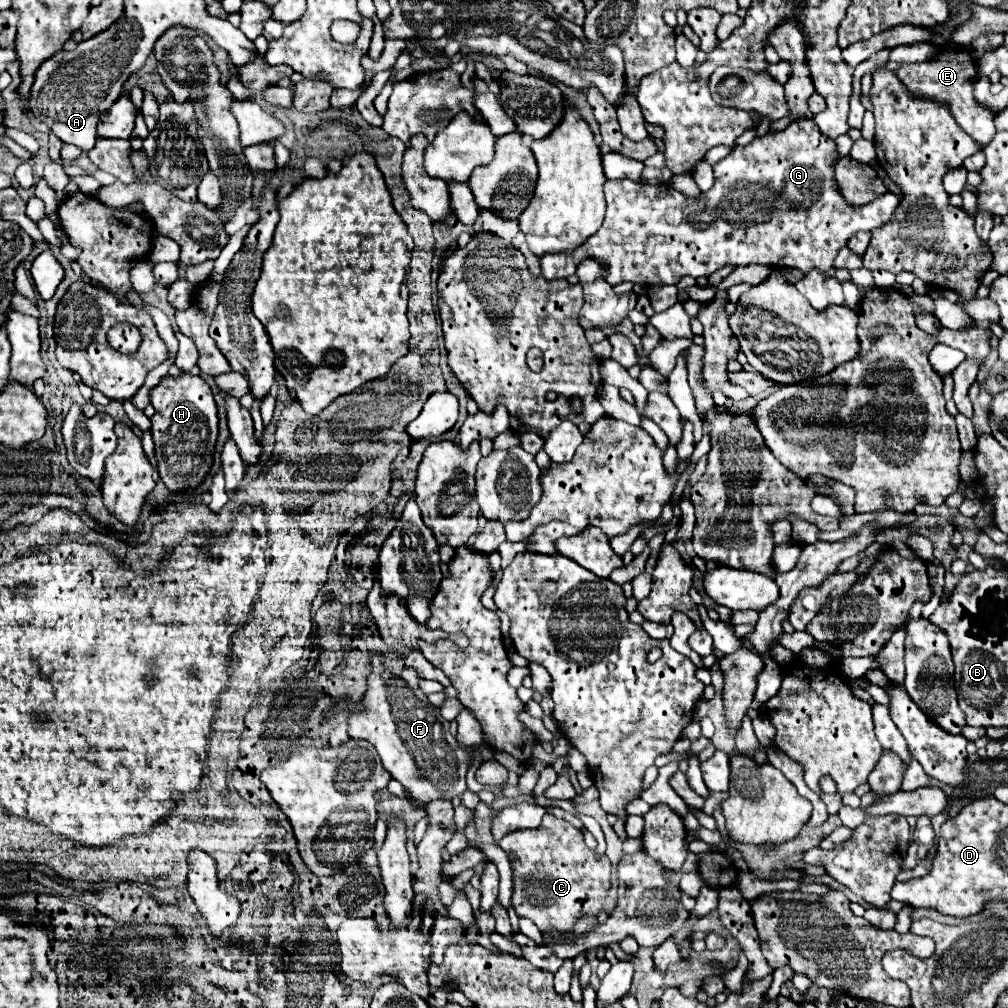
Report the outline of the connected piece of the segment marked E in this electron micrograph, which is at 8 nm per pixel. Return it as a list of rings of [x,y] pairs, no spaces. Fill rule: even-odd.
[[[957,50],[957,52],[939,52],[933,60],[923,62],[923,64],[903,64],[897,72],[899,80],[905,84],[909,96],[919,98],[919,100],[935,100],[943,104],[951,116],[955,116],[955,122],[977,142],[987,146],[991,138],[995,136],[995,126],[993,126],[993,114],[979,106],[973,98],[973,82],[977,80],[977,64],[971,58],[971,52],[967,50]]]

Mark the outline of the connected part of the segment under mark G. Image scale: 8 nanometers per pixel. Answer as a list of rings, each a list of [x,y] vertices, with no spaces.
[[[801,120],[791,122],[781,132],[767,132],[755,138],[749,146],[735,146],[729,156],[715,164],[715,186],[701,194],[699,200],[687,204],[687,198],[667,184],[647,186],[631,180],[607,180],[605,200],[607,214],[599,232],[595,232],[587,244],[581,244],[573,252],[547,254],[541,258],[541,270],[547,280],[567,278],[575,274],[577,264],[591,256],[603,264],[603,278],[615,286],[621,282],[633,282],[643,286],[677,284],[683,276],[709,276],[723,266],[747,266],[763,264],[769,268],[797,268],[803,274],[811,270],[827,272],[833,266],[837,252],[857,232],[871,232],[873,228],[891,220],[899,196],[887,190],[885,196],[855,208],[843,200],[833,180],[835,162],[839,160],[835,142],[819,132],[815,122]]]

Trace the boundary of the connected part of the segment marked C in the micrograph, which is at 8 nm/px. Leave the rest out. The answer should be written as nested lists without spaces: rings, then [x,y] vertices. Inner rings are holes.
[[[545,814],[539,828],[511,832],[501,840],[499,846],[513,854],[511,906],[517,916],[533,920],[543,934],[571,934],[577,918],[583,914],[597,916],[605,910],[613,874],[611,862],[607,856],[599,856],[597,852],[589,850],[583,842],[581,830],[577,830],[571,822]],[[535,872],[541,872],[541,880],[523,882]]]

